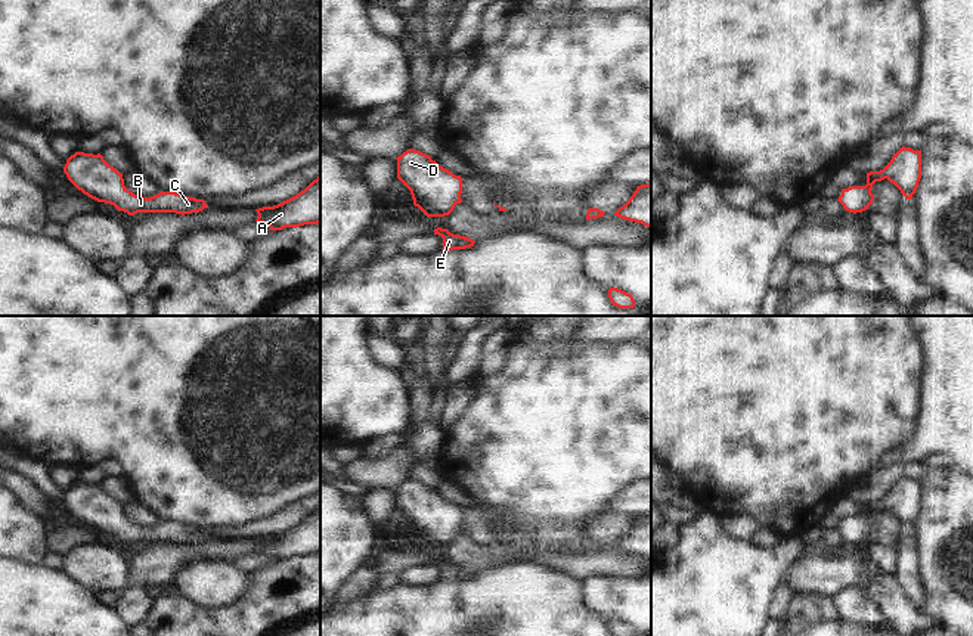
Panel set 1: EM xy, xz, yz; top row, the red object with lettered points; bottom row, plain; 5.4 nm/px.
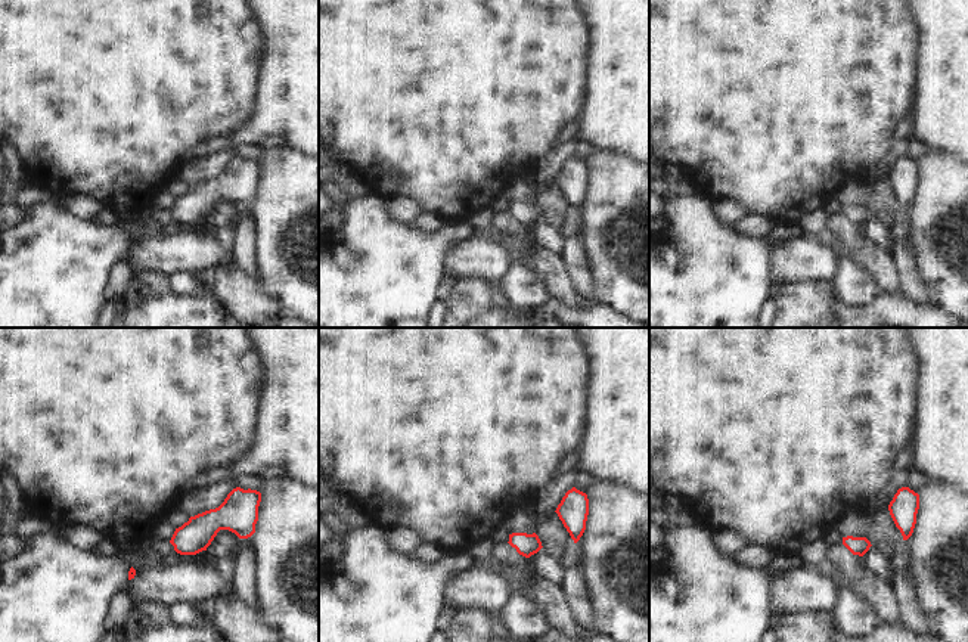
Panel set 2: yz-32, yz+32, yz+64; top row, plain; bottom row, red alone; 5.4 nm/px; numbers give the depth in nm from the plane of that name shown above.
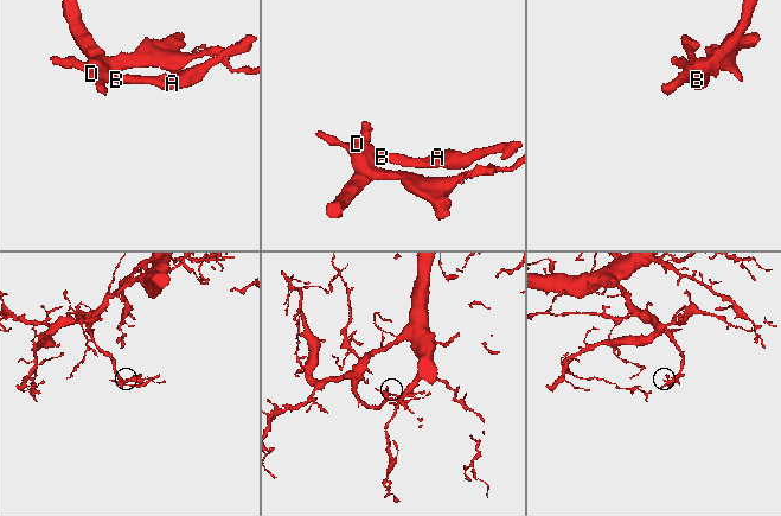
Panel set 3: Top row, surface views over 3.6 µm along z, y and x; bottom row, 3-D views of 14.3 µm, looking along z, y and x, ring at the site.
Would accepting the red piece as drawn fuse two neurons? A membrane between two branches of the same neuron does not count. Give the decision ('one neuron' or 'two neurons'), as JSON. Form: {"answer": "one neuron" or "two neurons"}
{"answer": "one neuron"}

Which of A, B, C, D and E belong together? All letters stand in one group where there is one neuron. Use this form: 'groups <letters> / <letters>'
groups A B C D E

